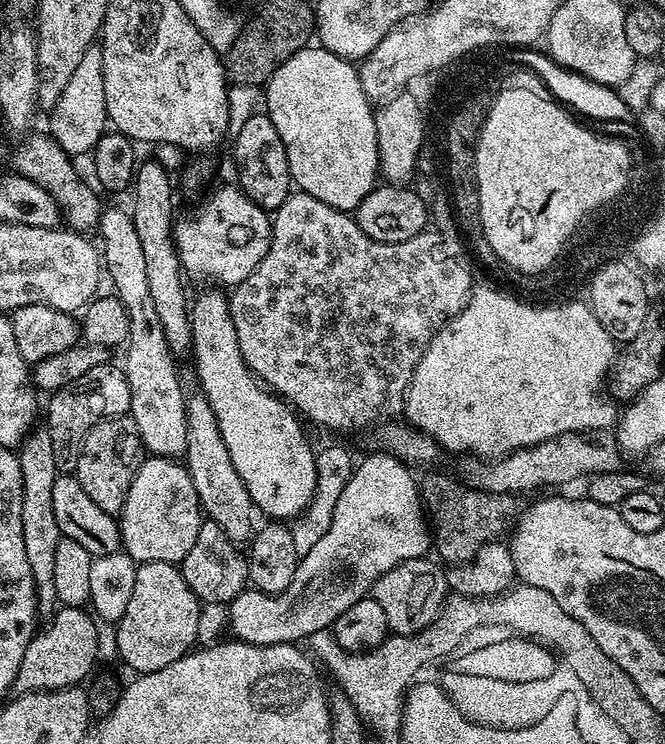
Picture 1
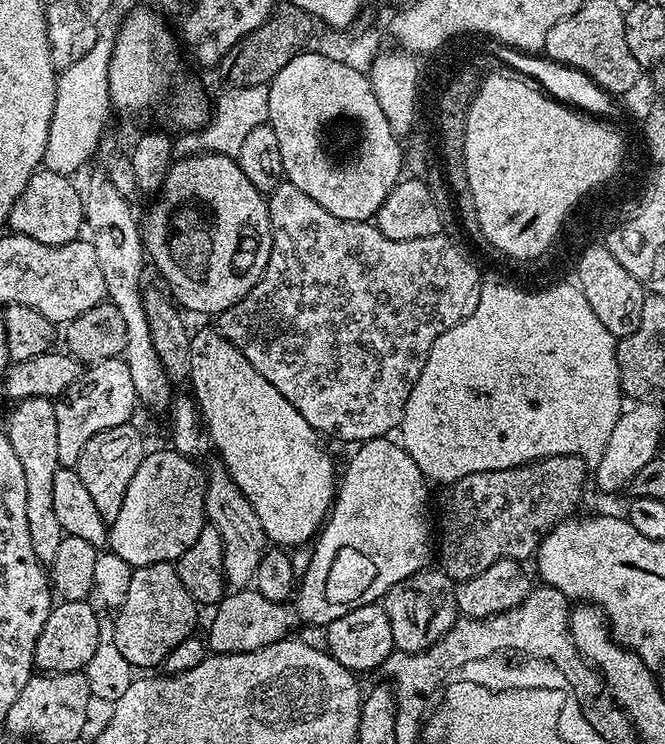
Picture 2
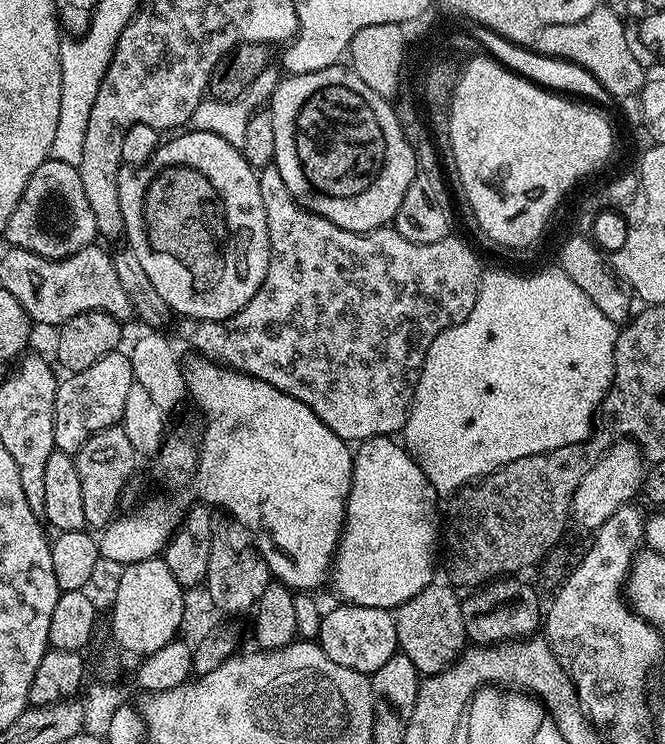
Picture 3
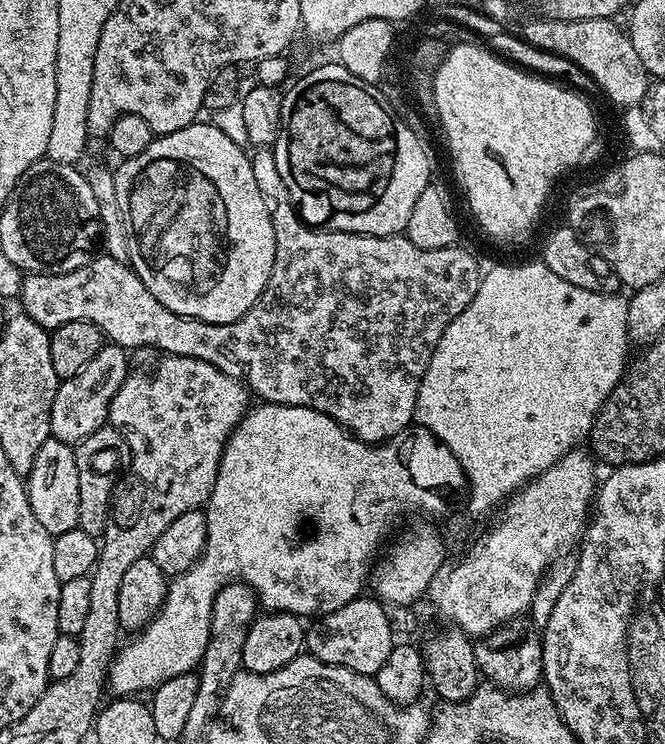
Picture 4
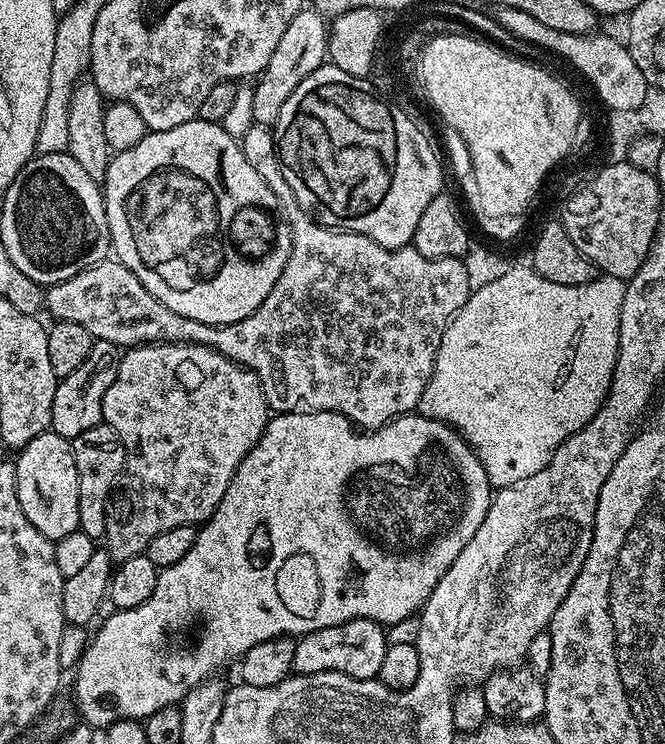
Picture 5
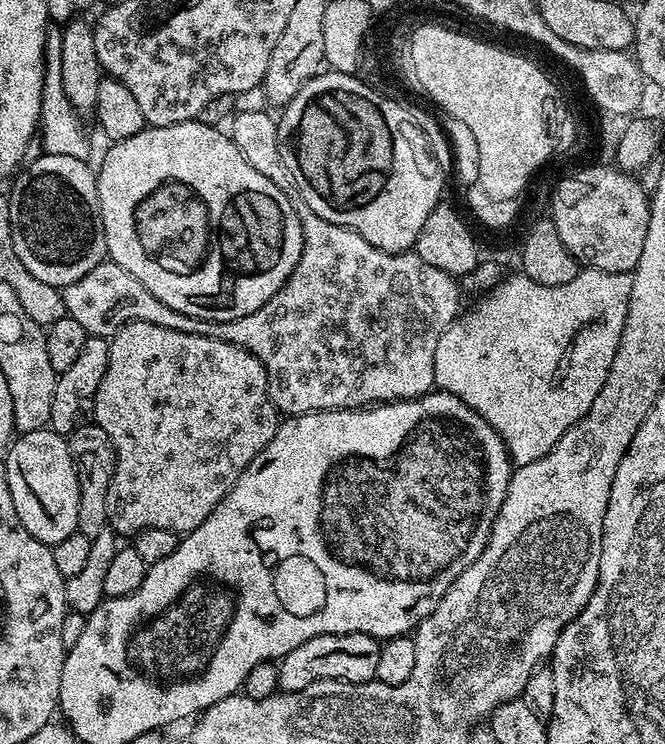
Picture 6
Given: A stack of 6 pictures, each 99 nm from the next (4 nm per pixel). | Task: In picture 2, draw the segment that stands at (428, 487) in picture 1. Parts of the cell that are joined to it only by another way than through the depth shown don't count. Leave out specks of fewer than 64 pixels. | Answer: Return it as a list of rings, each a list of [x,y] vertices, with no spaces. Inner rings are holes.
[[[545,456],[519,468],[466,474],[447,485],[440,496],[439,567],[459,582],[482,574],[495,560],[527,561],[545,534],[575,513],[587,472],[583,456]]]

